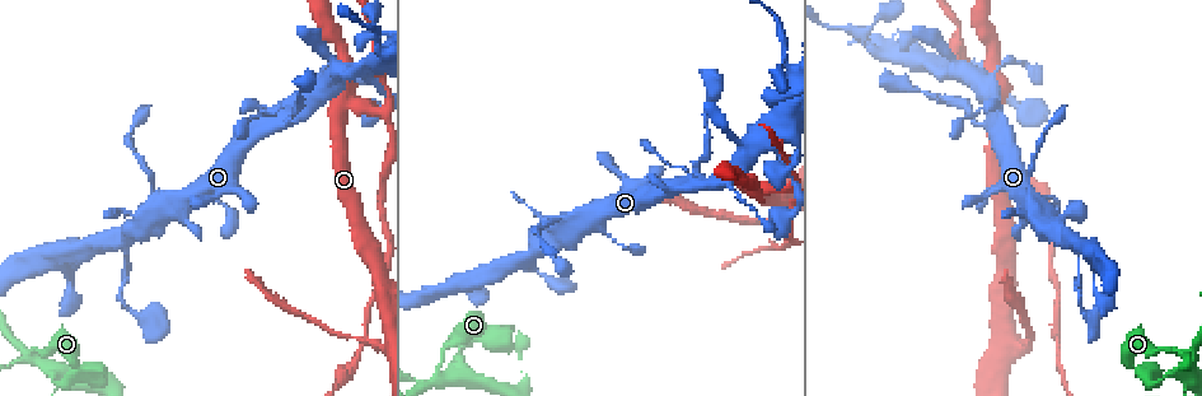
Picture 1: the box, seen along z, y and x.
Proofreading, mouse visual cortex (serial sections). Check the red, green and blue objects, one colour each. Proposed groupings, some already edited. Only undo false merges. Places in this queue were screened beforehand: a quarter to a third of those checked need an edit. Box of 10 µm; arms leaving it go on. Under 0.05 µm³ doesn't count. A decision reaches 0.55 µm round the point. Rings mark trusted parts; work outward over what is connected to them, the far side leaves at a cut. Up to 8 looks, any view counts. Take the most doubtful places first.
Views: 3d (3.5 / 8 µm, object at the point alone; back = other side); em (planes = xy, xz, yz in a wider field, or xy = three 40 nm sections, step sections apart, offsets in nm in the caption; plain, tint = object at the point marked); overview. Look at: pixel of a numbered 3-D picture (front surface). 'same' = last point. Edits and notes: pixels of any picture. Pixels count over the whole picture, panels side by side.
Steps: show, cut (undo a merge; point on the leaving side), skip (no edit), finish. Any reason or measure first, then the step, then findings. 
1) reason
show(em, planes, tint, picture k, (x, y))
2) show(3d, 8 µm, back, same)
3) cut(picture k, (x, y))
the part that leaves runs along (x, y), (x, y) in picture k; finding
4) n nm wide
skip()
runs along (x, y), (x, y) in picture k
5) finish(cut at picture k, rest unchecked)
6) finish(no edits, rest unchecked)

side arm on a straight run
show(3d, 3.5 µm, picture 1, (345, 103))

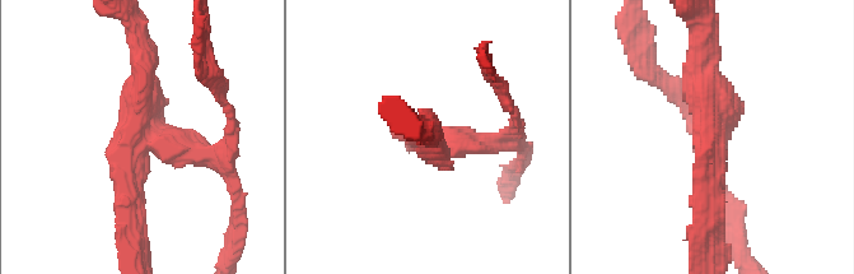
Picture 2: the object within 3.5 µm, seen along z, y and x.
show(em, xy, step 1, tint, picture 2, (716, 142))

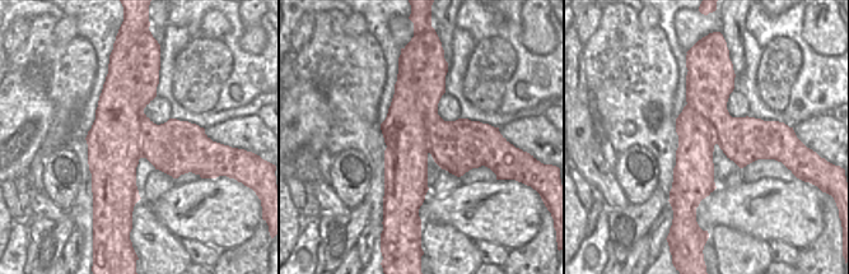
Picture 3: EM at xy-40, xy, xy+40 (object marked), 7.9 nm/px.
cut(picture 2, (480, 144))
border along (136, 65), (135, 101), (144, 157) in picture 3; two cells meet here

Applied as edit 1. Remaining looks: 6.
abrupt turn
show(3d, 3.5 µm, picture 1, (29, 357))

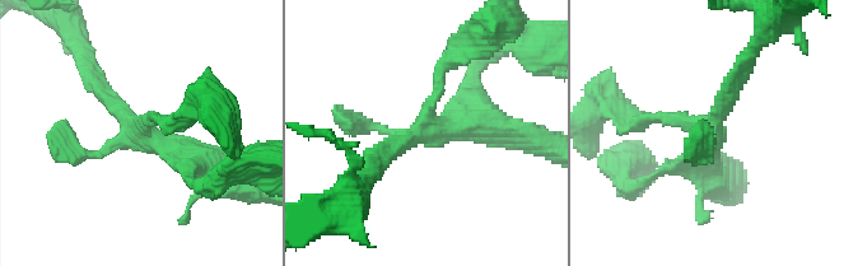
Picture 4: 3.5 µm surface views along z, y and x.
skip()
continuous, no second cell

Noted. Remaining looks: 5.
abrupt turn
show(3d, 3.5 µm, picture 1, (599, 229))

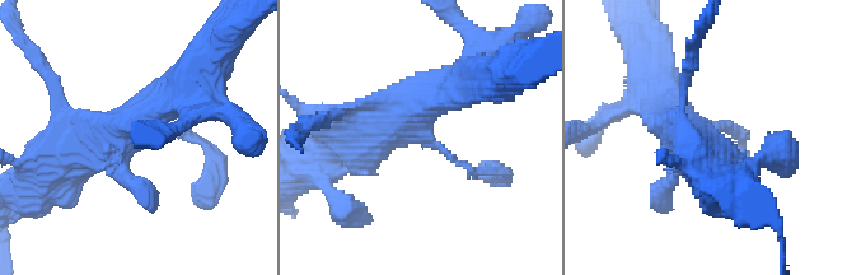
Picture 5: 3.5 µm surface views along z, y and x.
shape alone is not enough
show(em, xy, step 2, tint, picture 5, (421, 130))

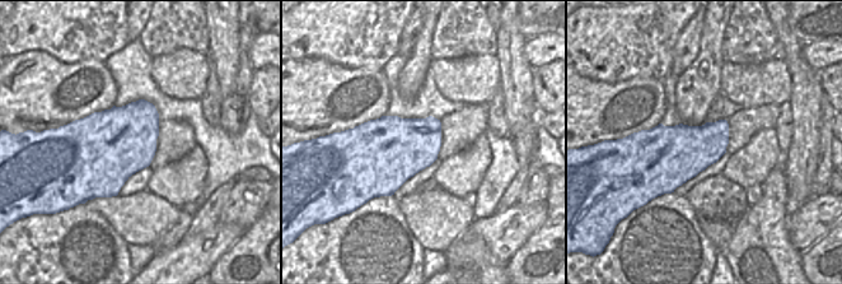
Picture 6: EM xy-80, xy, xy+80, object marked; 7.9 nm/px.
another direction
show(em, planes, tint, same)

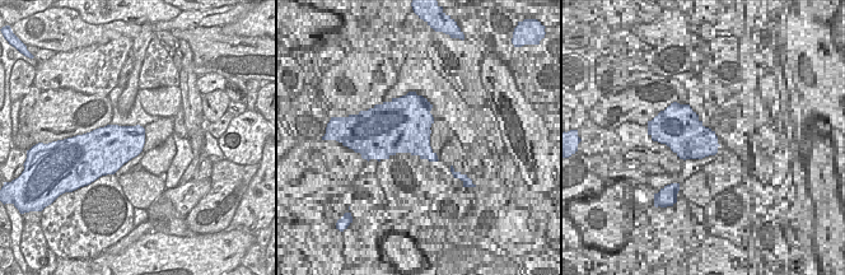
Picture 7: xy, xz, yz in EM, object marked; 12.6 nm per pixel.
skip()
runs along (153, 110), (27, 187) in picture 5; one cell here

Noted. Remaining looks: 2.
finish(cut at picture 2, rest unchecked)

